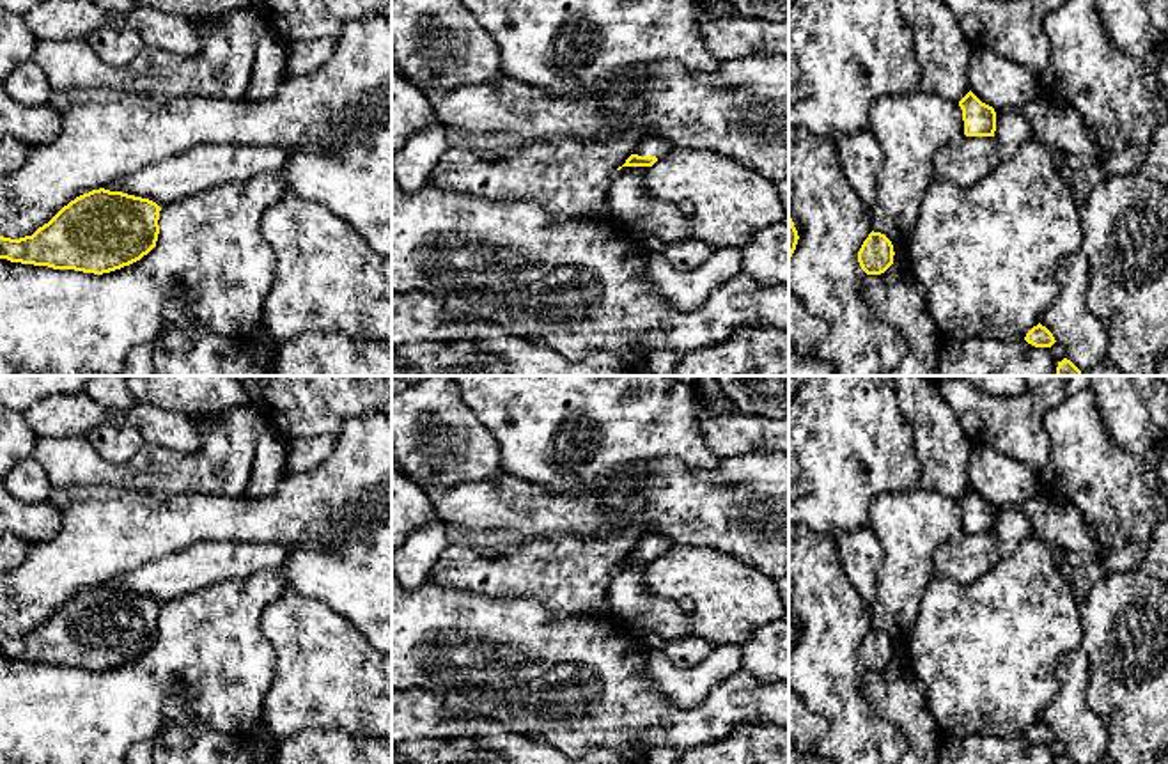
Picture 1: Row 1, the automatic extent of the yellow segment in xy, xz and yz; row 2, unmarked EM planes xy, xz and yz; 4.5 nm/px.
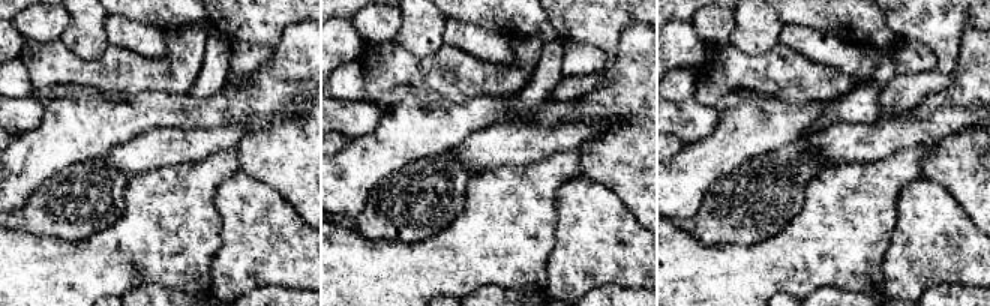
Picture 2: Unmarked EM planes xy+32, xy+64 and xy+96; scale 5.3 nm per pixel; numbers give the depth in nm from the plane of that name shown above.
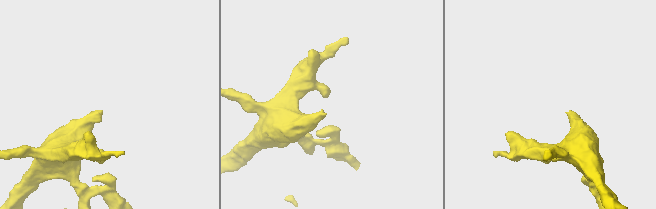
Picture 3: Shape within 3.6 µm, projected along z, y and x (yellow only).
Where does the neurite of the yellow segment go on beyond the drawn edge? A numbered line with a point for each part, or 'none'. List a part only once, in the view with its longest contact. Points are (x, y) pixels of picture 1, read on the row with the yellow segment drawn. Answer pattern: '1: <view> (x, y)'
1: xz (653, 146)

